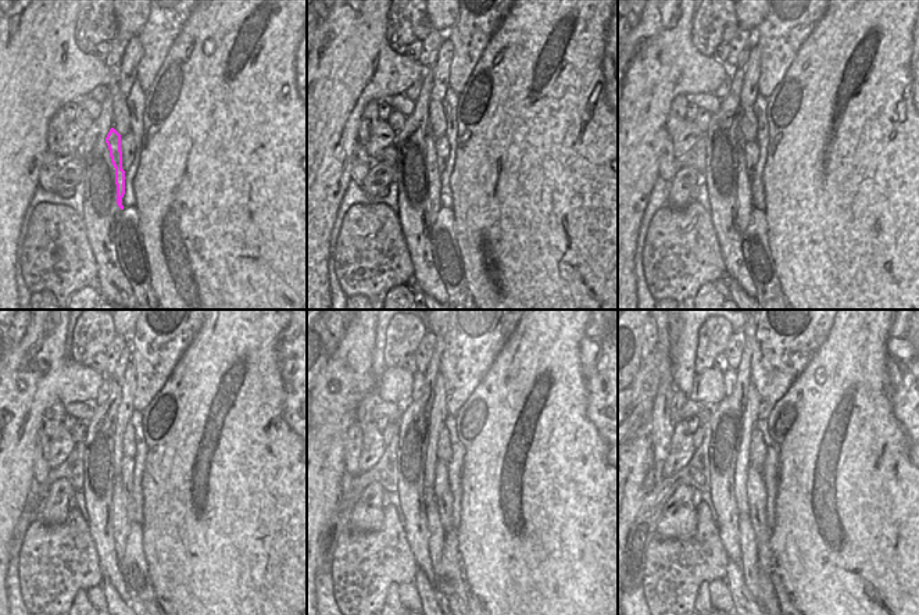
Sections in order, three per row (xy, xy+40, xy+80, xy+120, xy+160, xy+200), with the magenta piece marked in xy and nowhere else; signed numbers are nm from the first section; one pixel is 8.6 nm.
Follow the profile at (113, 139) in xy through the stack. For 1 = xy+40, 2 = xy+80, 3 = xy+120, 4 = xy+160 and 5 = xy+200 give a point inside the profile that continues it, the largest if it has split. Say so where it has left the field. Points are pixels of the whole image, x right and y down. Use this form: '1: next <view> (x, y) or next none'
1: next xy+40 (431, 152)
2: next xy+80 (746, 206)
3: next xy+120 (121, 525)
4: next xy+160 (435, 526)
5: next xy+200 (750, 565)

